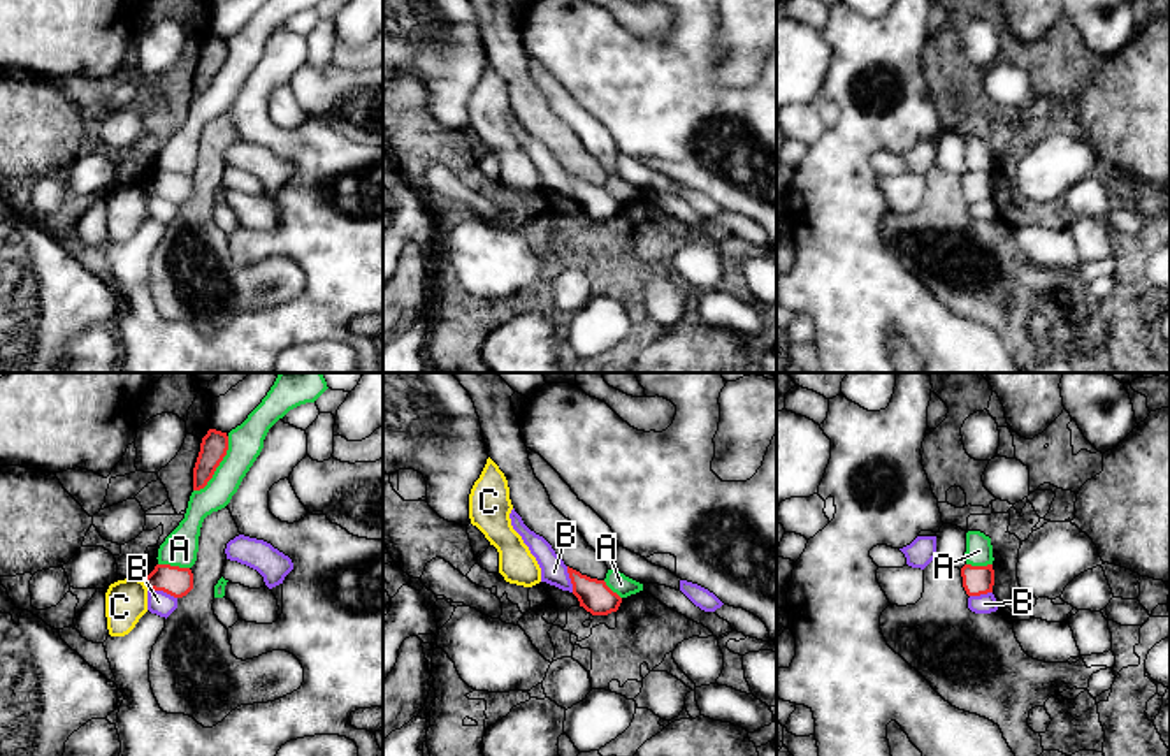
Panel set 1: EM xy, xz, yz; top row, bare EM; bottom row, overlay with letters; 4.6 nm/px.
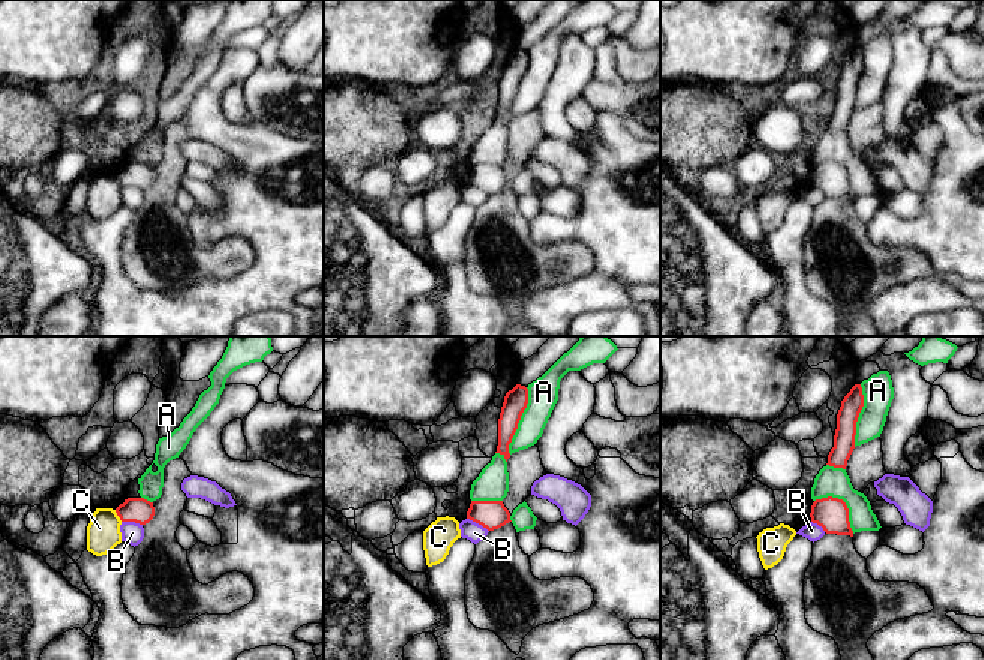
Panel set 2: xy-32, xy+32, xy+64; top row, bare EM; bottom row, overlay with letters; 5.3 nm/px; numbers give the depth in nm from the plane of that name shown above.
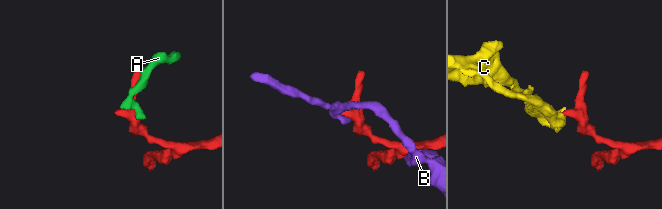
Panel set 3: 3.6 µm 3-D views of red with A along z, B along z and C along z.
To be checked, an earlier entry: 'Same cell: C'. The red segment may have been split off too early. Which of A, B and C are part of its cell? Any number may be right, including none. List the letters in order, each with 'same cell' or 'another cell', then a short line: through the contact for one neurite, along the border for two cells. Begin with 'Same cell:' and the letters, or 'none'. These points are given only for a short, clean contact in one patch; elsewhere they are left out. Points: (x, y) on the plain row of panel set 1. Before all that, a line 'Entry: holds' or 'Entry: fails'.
Entry: fails
Same cell: none
A: another cell
B: another cell | xy (150, 194), (162, 196), (176, 204)
C: another cell | xy (143, 187), (148, 196)

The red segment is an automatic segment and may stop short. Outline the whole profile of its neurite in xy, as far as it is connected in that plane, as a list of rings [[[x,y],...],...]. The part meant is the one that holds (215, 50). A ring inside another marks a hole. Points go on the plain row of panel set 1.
[[[209,35],[202,44],[200,58],[193,74],[193,97],[200,97],[213,84],[228,56],[227,39]]]

